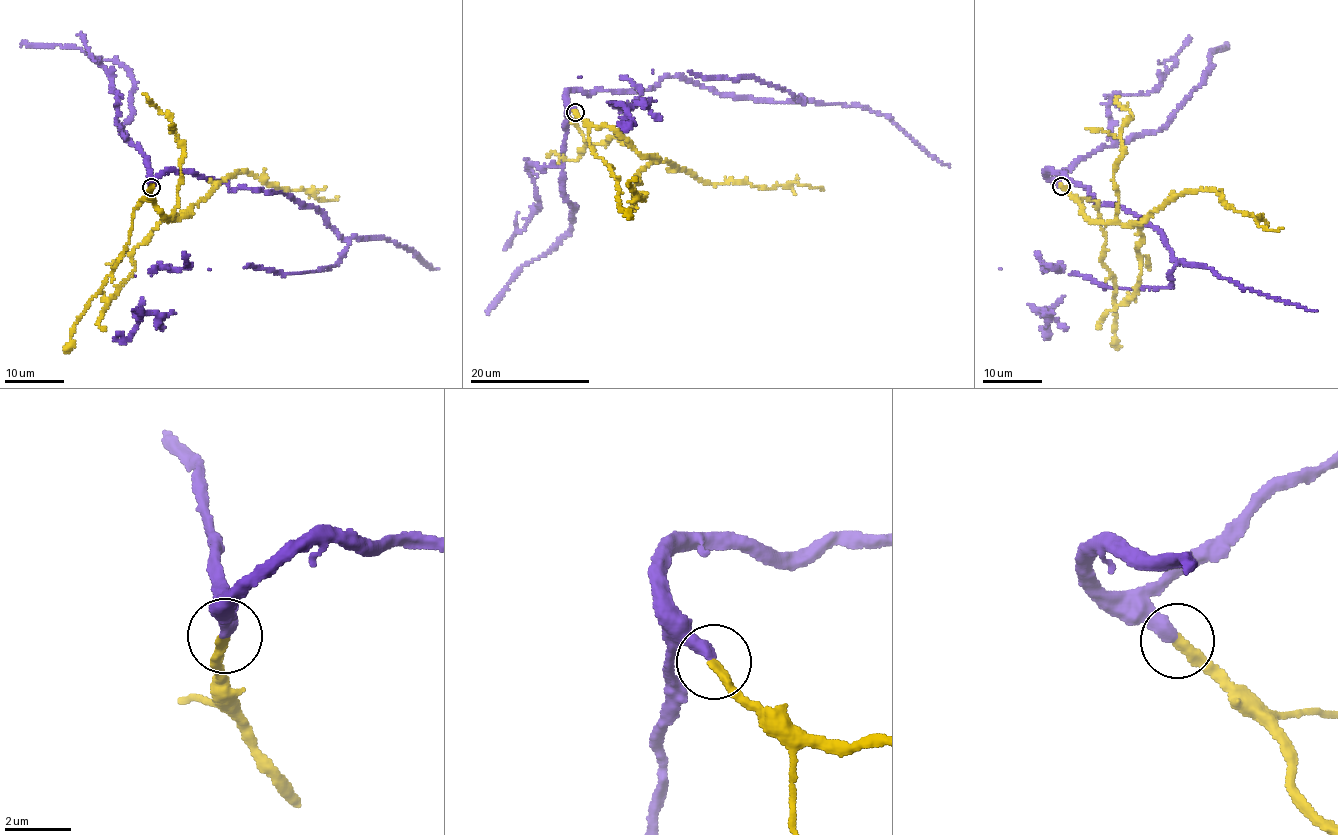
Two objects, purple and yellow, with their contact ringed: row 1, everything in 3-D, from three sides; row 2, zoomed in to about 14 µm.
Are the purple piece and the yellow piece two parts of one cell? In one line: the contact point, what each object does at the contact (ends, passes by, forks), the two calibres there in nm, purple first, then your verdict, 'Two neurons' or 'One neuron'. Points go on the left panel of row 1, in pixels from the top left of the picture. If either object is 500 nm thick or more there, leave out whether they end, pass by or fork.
Place: (151, 187). At the ring purple ends. At the ring yellow ends. Thickness 440 nm (purple) against 320 nm. One neuron

